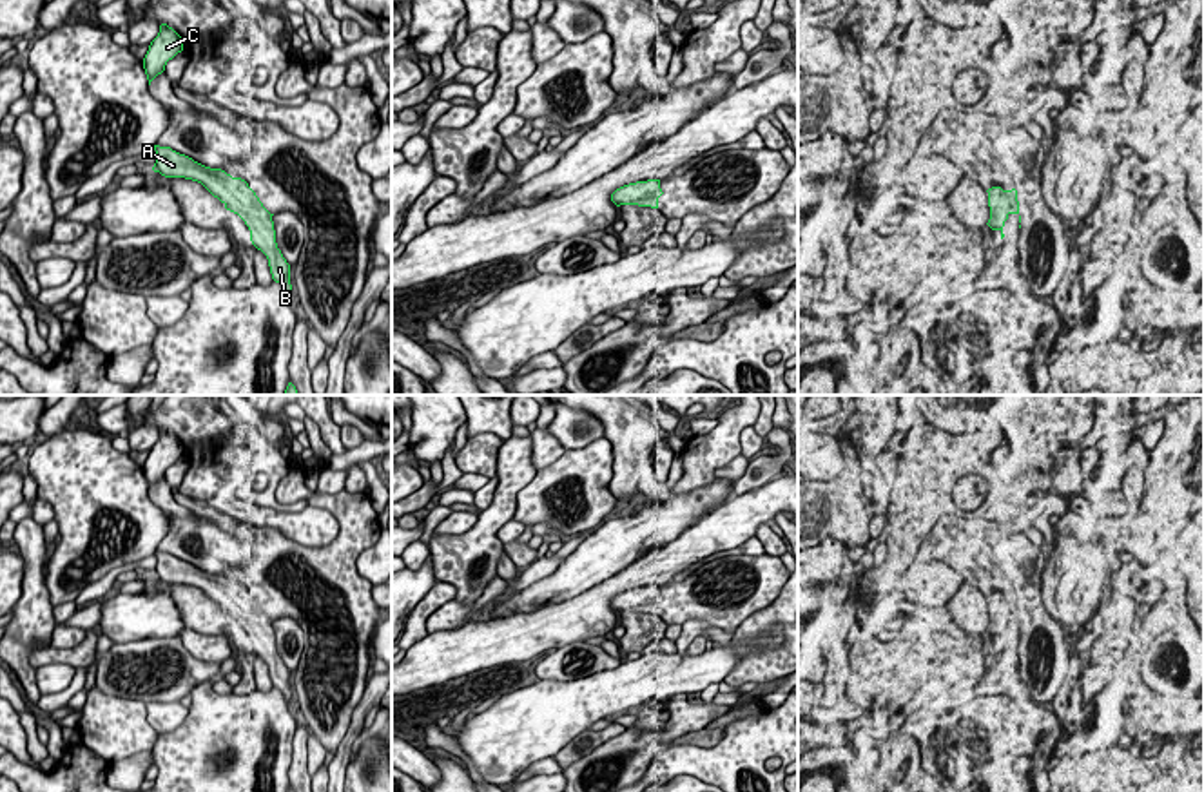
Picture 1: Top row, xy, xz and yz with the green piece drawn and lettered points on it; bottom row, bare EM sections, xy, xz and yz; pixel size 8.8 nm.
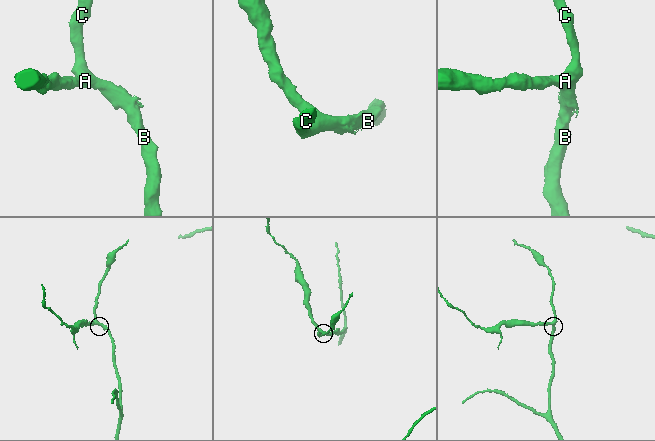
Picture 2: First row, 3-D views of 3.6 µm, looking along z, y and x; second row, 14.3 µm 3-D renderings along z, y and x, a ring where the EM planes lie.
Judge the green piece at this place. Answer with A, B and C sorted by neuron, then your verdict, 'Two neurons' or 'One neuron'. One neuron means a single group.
Groups: A B C. One neuron

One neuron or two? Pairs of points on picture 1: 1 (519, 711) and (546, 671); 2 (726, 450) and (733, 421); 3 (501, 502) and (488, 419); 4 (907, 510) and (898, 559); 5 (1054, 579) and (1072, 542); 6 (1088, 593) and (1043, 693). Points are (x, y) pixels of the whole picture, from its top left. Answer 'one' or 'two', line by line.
1: two
2: one
3: two
4: one
5: one
6: two

